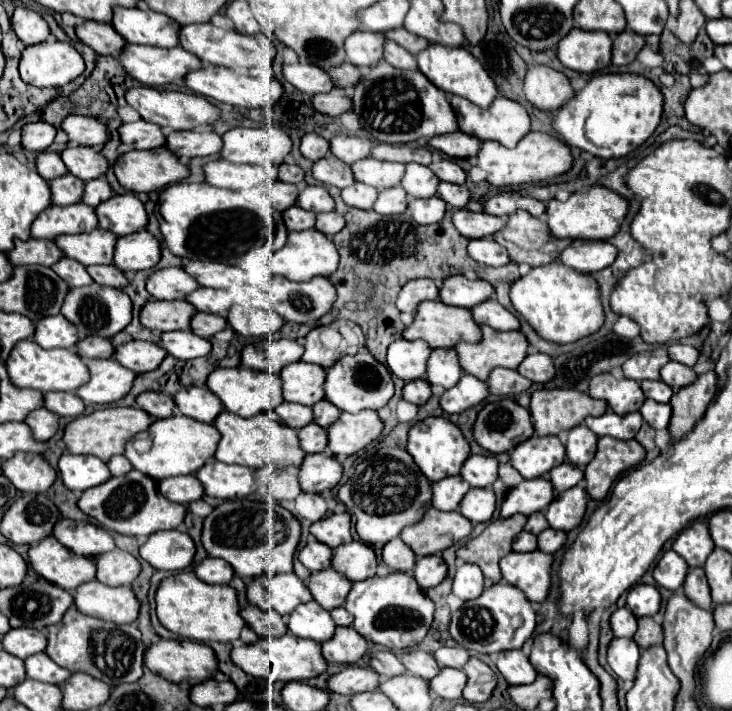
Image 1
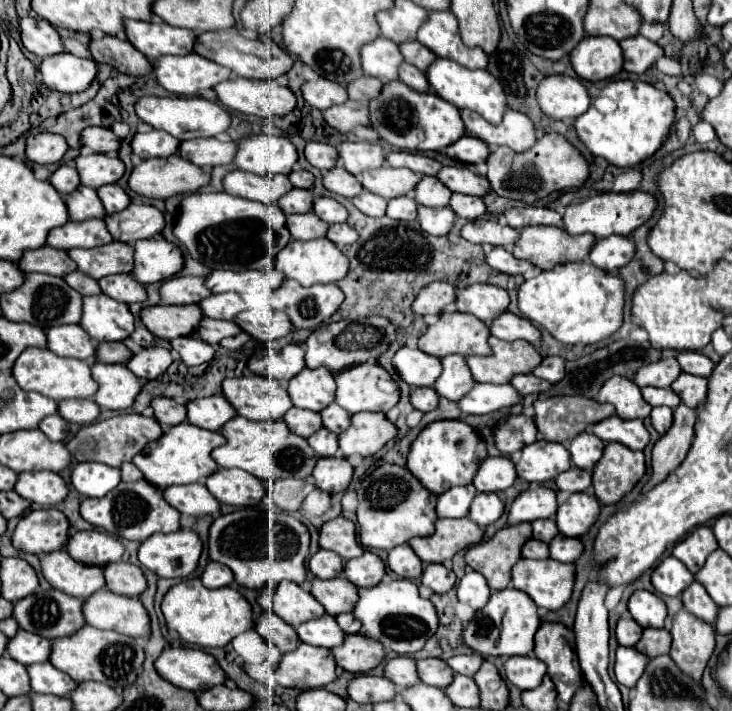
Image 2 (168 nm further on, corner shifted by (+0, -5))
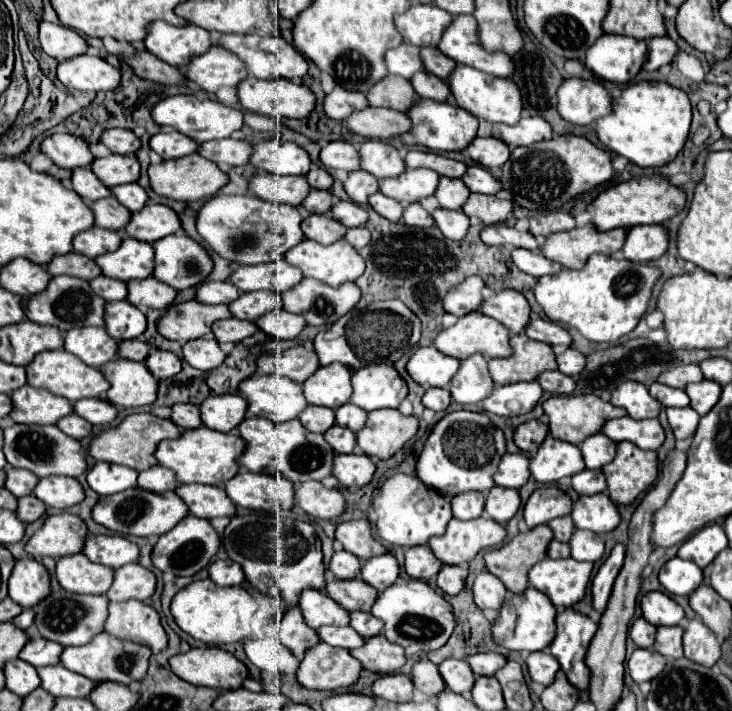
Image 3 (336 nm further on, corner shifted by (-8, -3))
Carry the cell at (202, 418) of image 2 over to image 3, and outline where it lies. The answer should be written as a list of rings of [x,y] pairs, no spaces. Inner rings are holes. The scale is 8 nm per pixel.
[[[216,395],[208,397],[200,405],[202,423],[214,431],[230,433],[240,425],[240,421],[246,417],[248,403],[240,395]]]

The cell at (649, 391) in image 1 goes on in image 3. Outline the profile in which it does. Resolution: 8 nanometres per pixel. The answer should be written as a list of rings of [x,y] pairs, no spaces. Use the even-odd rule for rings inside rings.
[[[652,383],[650,393],[654,399],[658,399],[664,407],[688,407],[690,399],[682,389],[674,389],[662,383]]]

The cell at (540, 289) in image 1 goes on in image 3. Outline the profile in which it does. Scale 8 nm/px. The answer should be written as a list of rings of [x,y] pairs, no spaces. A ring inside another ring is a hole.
[[[594,253],[578,271],[562,269],[556,275],[540,277],[534,285],[534,295],[548,319],[578,329],[588,341],[614,343],[638,325],[658,277],[660,271],[646,263],[632,263],[622,257]]]

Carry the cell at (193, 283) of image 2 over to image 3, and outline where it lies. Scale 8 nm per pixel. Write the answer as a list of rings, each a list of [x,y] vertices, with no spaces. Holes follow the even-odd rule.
[[[204,281],[196,287],[196,301],[200,303],[230,303],[234,299],[238,299],[240,291],[236,287],[232,287],[232,283],[224,281]]]

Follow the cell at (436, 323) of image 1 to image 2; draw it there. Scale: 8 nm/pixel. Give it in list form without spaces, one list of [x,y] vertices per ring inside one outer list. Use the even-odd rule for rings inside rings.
[[[446,311],[440,315],[440,321],[430,325],[420,337],[418,347],[438,359],[458,353],[458,355],[492,355],[488,345],[490,329],[478,317]]]

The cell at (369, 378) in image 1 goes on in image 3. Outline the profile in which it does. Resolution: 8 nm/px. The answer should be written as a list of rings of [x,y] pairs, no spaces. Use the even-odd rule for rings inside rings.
[[[376,363],[352,373],[354,393],[350,403],[364,411],[374,409],[398,409],[408,395],[406,381],[392,365]]]

